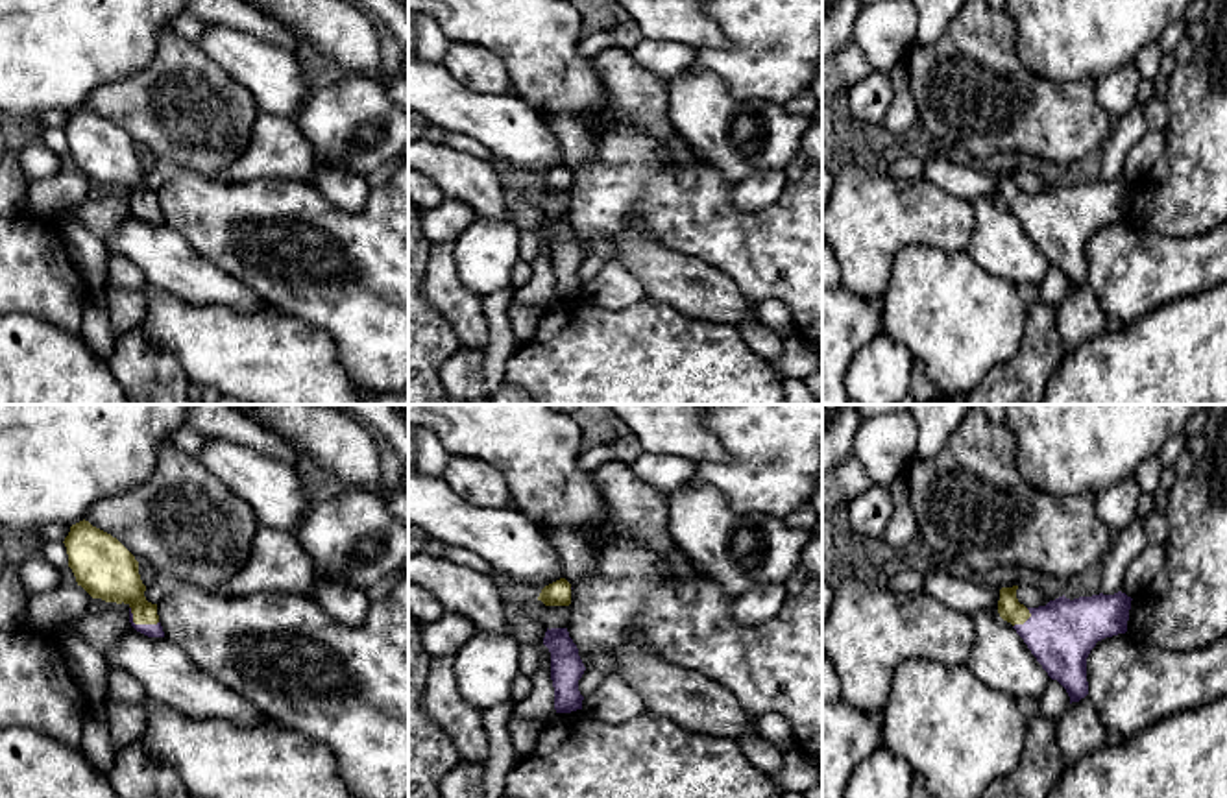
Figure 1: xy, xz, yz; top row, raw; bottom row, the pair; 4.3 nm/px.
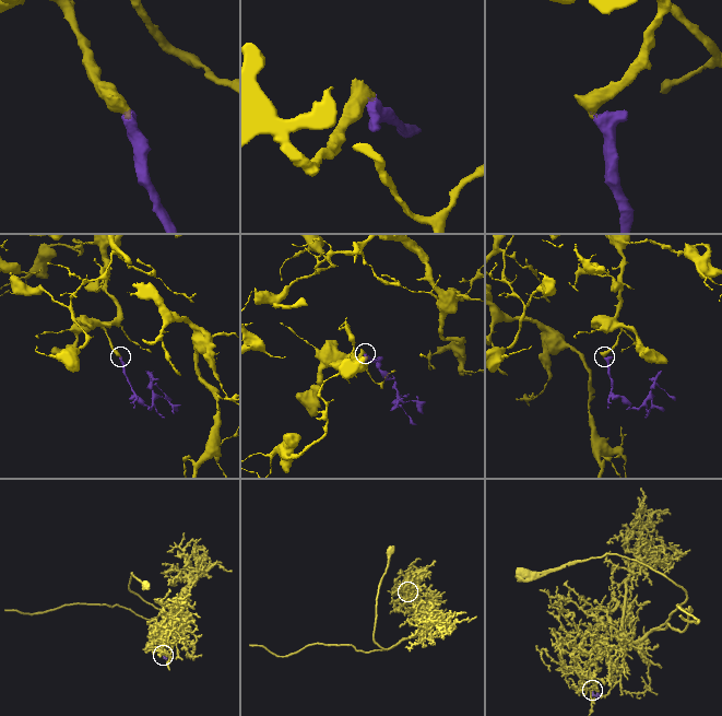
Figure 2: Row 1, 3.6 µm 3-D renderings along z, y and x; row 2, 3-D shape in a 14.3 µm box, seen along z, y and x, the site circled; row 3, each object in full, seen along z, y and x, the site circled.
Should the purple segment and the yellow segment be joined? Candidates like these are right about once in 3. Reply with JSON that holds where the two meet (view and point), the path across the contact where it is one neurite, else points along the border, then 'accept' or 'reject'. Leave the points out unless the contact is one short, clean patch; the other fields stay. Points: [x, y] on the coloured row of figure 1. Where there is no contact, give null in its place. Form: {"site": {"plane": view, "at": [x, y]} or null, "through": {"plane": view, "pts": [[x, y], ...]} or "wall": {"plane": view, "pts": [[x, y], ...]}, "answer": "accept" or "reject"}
{"site": {"plane": "xy", "at": [139, 625]}, "through": {"plane": "xy", "pts": [[152, 630], [139, 625], [137, 601], [111, 575]]}, "answer": "accept"}

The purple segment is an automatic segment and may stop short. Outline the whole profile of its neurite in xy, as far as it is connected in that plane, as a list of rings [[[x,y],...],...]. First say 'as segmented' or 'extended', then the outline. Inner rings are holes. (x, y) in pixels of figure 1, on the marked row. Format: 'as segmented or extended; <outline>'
extended; [[[79,521],[65,538],[68,567],[92,598],[128,604],[131,626],[148,637],[164,637],[157,604],[146,600],[146,586],[135,556],[111,534]]]

